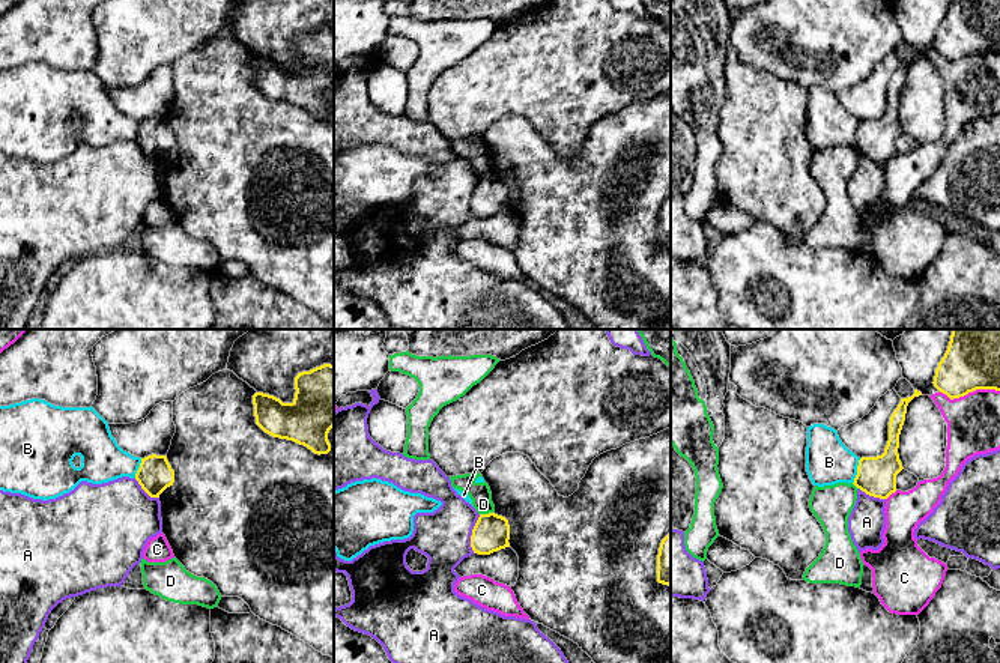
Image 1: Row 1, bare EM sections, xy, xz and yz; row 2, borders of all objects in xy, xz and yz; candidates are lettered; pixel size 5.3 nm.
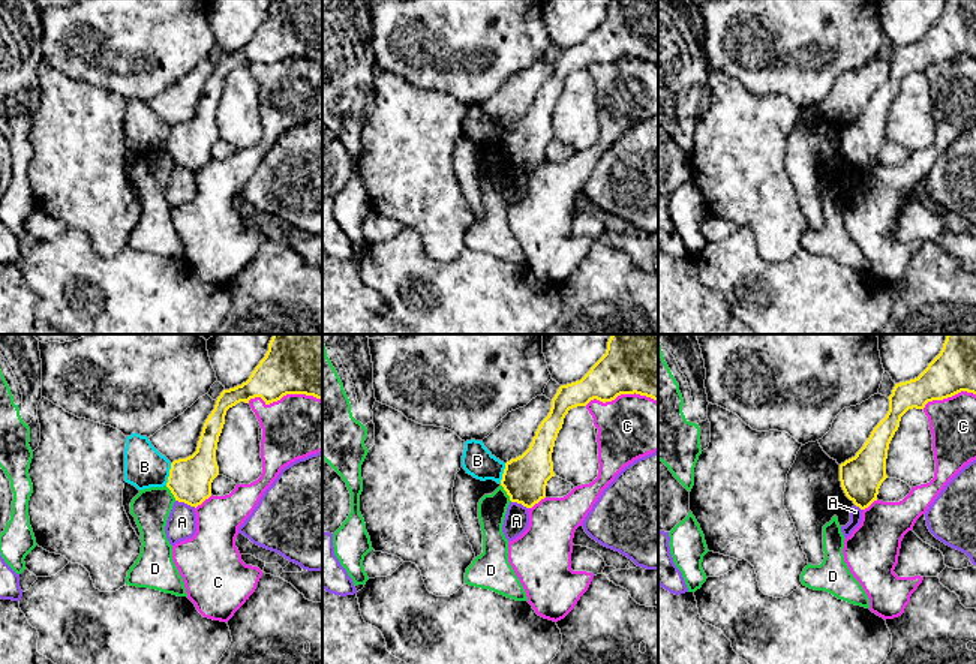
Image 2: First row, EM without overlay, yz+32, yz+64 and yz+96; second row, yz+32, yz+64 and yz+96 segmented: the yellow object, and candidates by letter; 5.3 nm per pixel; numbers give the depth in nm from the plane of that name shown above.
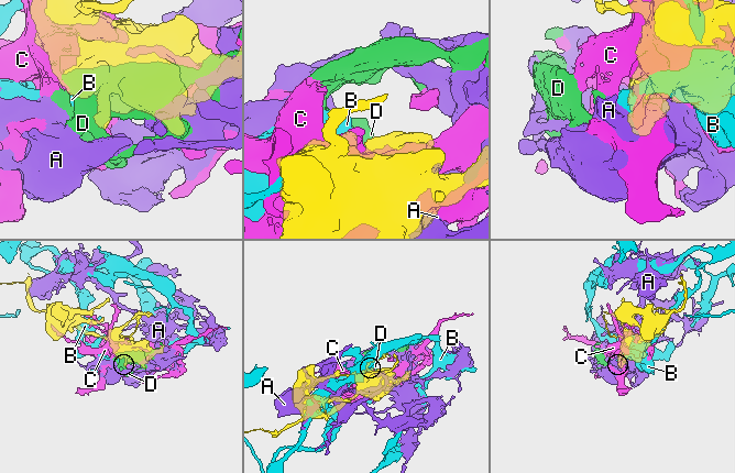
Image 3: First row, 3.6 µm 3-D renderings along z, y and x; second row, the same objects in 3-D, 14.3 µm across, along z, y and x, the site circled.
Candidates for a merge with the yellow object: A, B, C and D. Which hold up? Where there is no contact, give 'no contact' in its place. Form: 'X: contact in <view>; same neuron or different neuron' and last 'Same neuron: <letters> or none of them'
A: contact in xz; different neuron
B: contact in yz; different neuron
C: contact in yz; different neuron
D: contact in xz; different neuron
Same neuron: none of them

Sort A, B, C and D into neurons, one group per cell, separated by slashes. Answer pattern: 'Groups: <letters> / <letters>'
Groups: A / B / C D

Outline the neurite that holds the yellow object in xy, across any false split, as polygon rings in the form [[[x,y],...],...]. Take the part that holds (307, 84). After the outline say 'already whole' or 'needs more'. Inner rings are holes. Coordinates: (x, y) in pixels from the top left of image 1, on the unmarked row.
[[[323,27],[298,36],[295,53],[292,66],[256,56],[256,87],[274,101],[293,104],[319,119],[328,117],[328,96],[334,90],[334,29]]] | already whole

